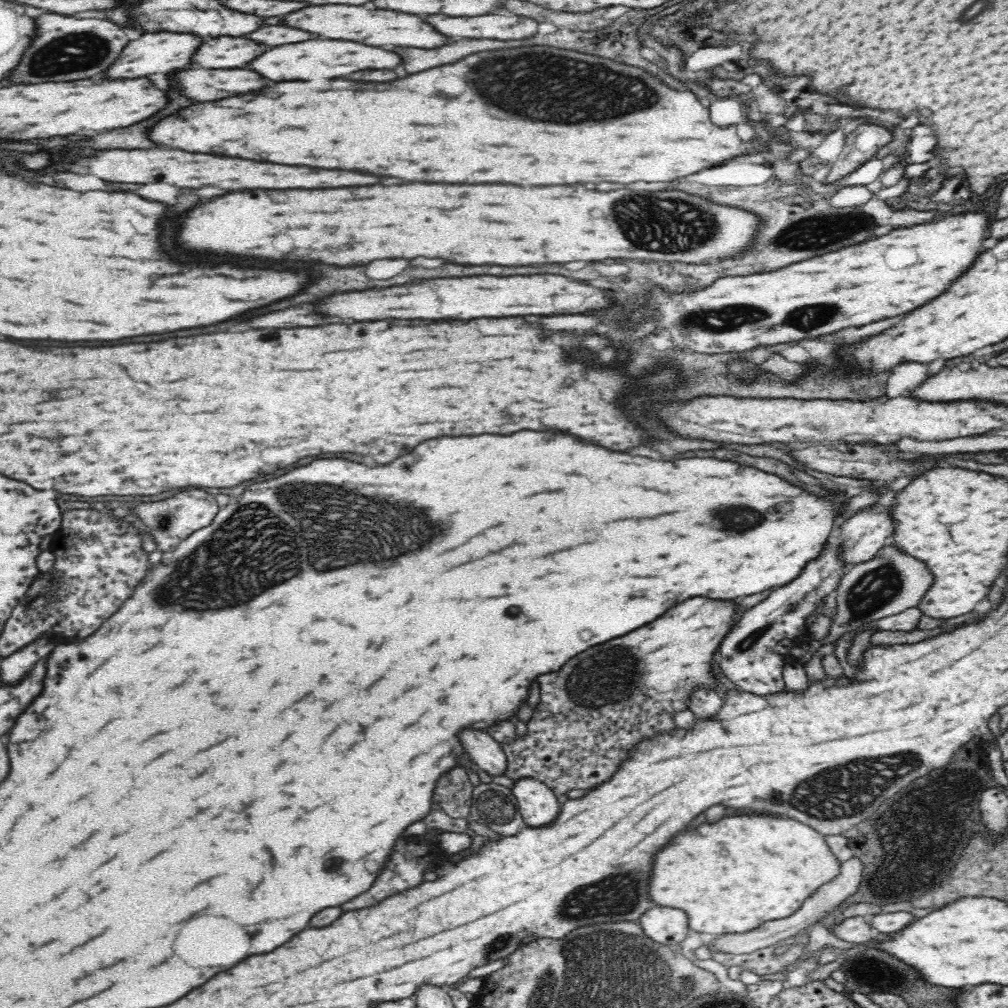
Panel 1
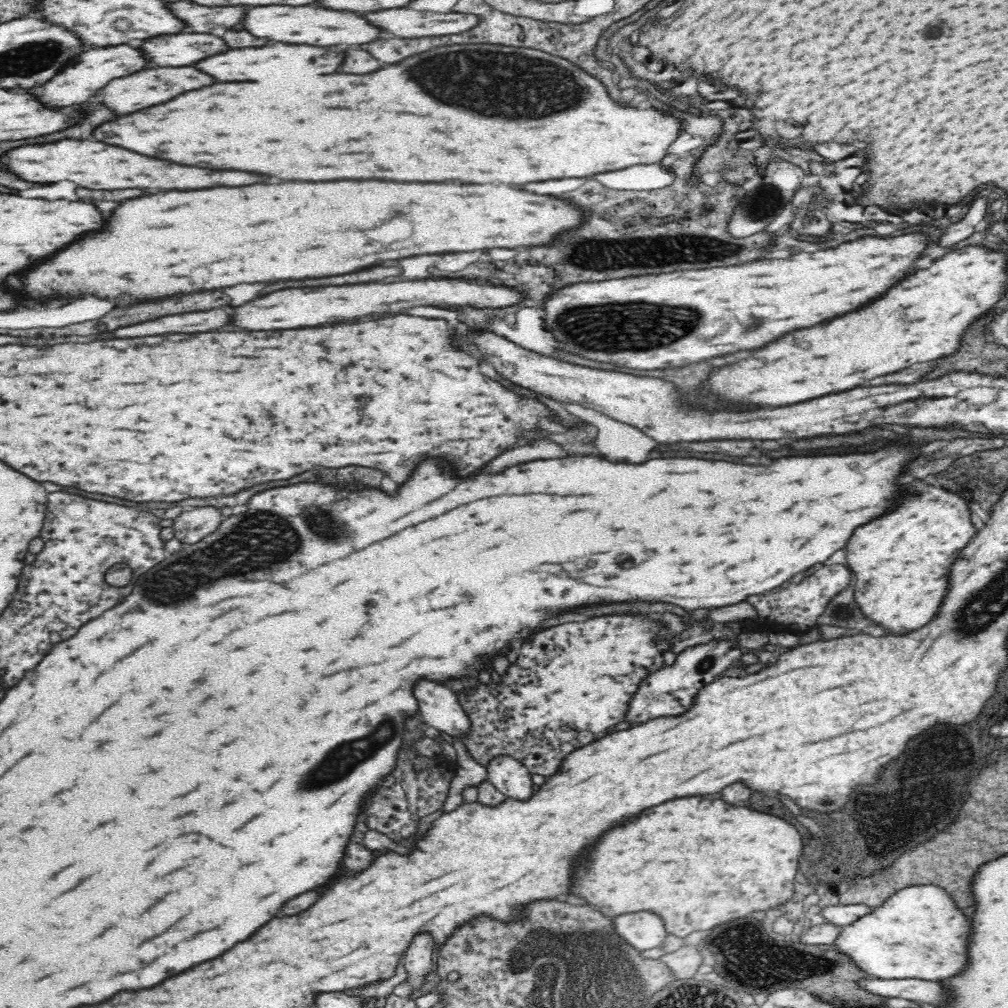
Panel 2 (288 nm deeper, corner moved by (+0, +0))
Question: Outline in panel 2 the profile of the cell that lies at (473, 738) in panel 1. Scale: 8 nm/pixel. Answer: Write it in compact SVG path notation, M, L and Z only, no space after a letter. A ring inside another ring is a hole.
M418 678L412 686L412 696L418 702L422 718L430 726L444 730L446 736L464 740L470 720L446 684L430 678Z

